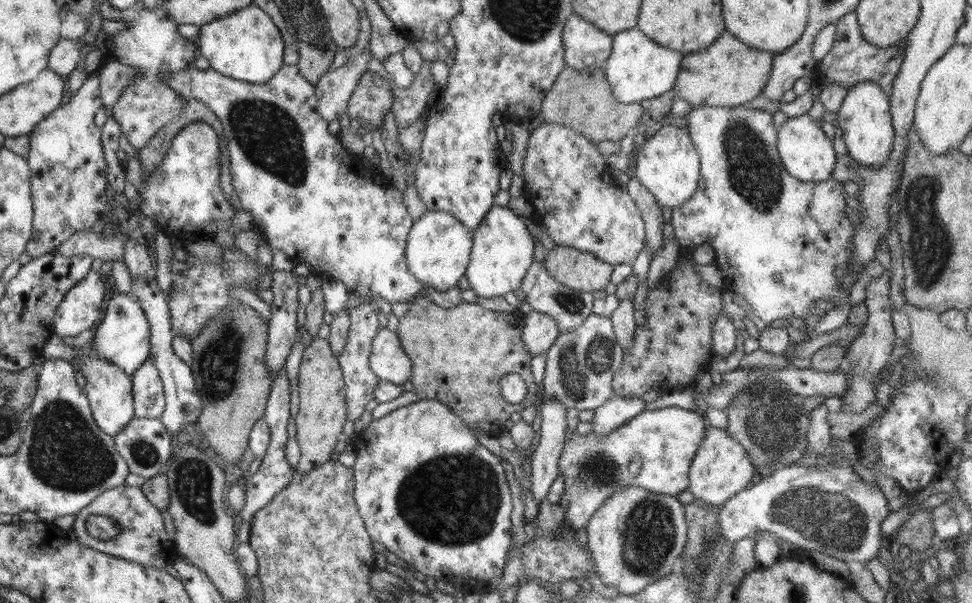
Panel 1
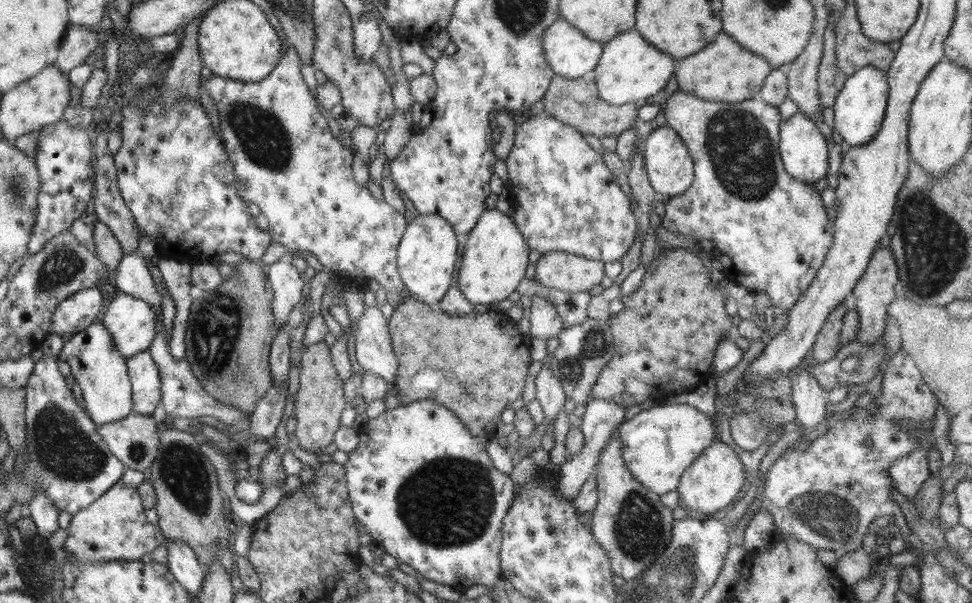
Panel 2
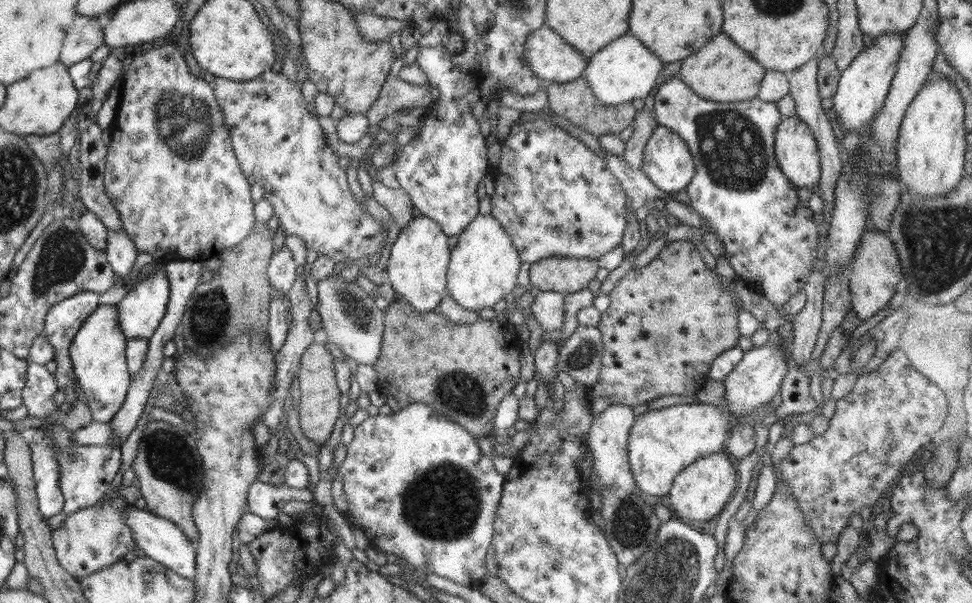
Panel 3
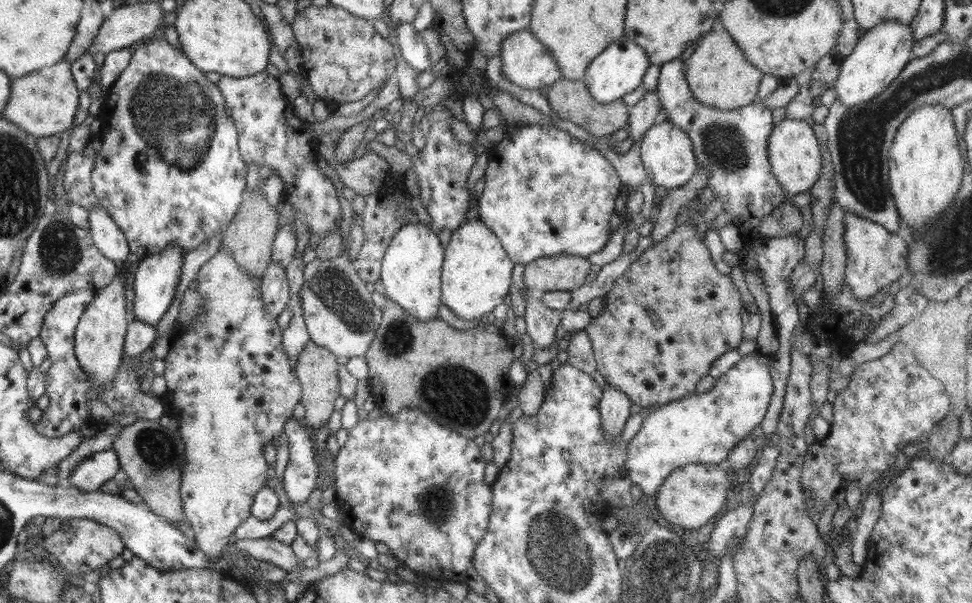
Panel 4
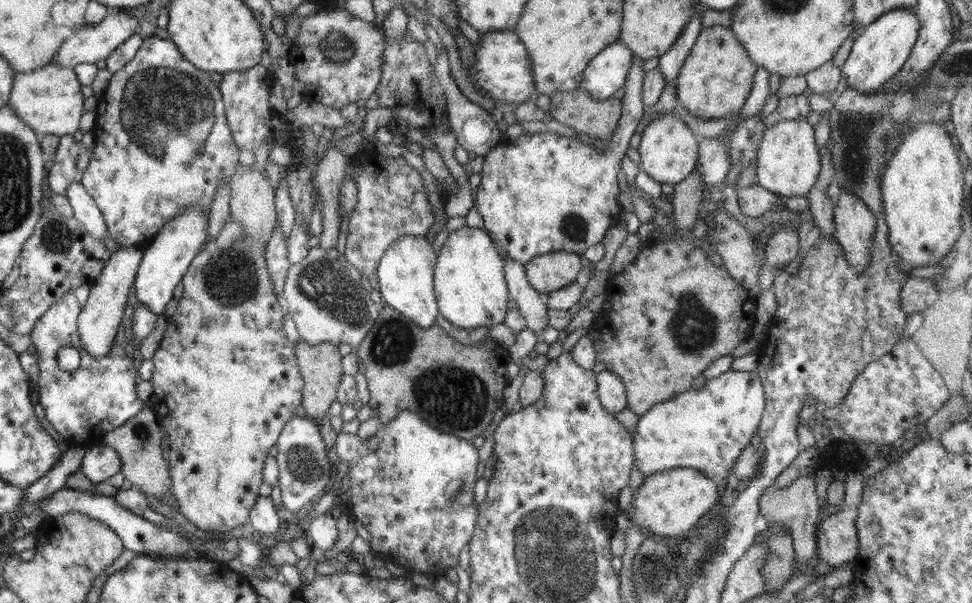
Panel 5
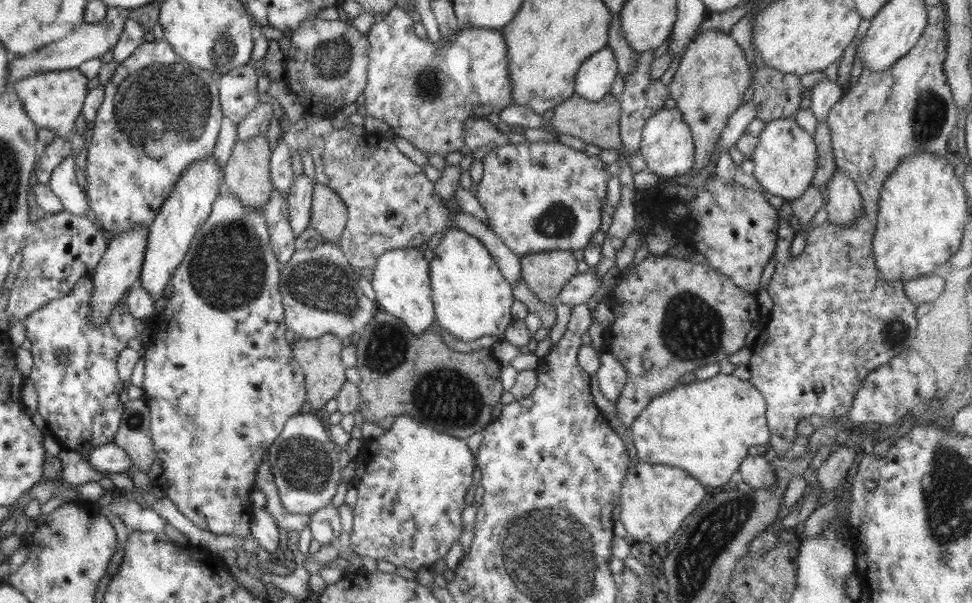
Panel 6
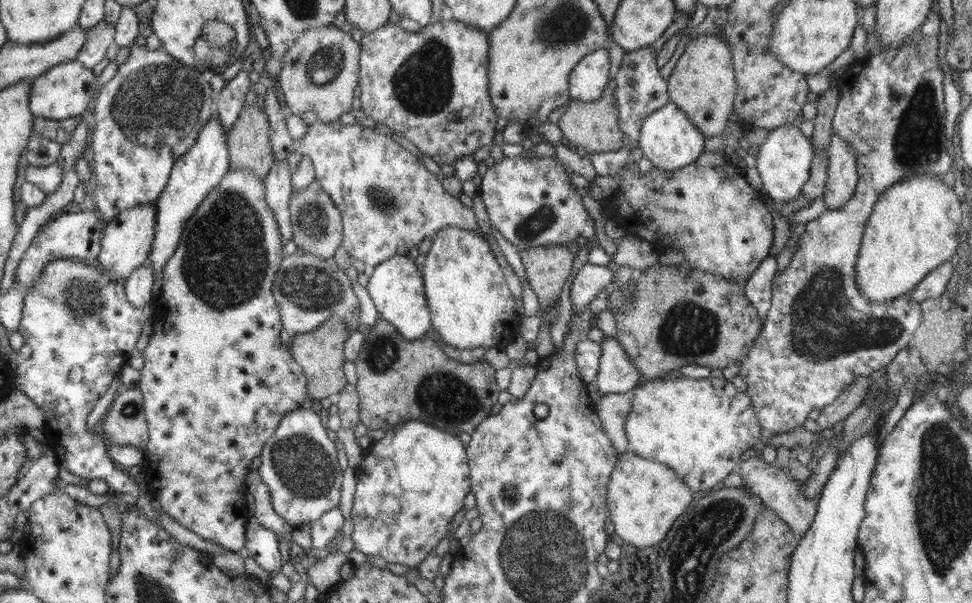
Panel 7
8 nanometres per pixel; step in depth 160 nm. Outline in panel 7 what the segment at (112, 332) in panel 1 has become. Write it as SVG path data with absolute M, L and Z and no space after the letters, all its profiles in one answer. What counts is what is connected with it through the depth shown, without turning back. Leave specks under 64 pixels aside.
M212 115L198 133L194 146L175 160L170 173L170 180L168 180L166 188L164 188L154 204L156 210L155 235L150 255L148 255L148 262L151 263L152 268L155 270L157 281L166 262L174 256L174 252L176 252L176 248L180 244L182 231L186 228L188 218L194 216L198 206L220 184L220 181L226 176L230 168L225 132L218 117Z

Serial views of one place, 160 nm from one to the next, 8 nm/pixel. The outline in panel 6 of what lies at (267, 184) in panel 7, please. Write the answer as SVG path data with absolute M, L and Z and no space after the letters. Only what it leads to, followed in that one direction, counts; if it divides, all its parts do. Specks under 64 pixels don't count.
M273 190L270 202L262 210L266 226L270 236L270 248L274 252L274 258L282 264L290 261L296 251L295 234L288 224L287 200L280 192Z

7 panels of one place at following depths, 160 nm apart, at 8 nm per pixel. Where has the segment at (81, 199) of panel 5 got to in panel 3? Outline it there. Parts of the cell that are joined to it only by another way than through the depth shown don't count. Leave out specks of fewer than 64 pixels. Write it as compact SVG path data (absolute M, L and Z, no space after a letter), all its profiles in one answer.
M108 230L108 246L106 246L106 259L111 264L112 270L118 278L126 283L130 278L130 272L136 258L138 250L132 240L124 231Z

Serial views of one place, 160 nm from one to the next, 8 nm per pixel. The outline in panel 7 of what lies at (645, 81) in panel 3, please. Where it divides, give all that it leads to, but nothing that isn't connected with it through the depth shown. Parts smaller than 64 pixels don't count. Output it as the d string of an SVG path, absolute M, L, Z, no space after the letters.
M608 47L582 57L569 74L569 93L573 100L592 102L606 90L610 70Z

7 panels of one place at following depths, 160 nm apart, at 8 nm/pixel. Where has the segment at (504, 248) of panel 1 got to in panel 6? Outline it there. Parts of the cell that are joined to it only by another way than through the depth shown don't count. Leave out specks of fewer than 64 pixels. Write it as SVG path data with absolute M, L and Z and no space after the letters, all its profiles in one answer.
M450 229L443 235L440 244L433 250L434 258L429 263L431 299L434 303L436 327L446 329L460 340L476 340L481 336L503 339L506 329L512 324L512 302L515 300L511 284L502 276L498 265L475 236L463 230Z

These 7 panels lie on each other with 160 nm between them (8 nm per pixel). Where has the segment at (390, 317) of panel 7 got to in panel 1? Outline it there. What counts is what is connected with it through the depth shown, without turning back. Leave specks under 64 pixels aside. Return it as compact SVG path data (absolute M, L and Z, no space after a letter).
M427 211L422 214L418 220L414 221L414 225L407 236L406 264L411 275L417 278L424 288L437 288L440 292L444 292L449 288L456 287L458 280L466 272L467 264L470 263L470 252L474 246L472 233L473 231L464 227L456 217L446 212Z

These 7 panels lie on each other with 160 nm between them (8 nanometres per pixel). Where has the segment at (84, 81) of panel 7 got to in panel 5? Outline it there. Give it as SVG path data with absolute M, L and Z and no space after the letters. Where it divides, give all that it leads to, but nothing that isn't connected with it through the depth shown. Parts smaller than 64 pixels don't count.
M51 62L32 72L15 73L8 104L13 108L14 114L30 126L38 136L73 135L79 131L80 118L85 112L82 86L73 69Z

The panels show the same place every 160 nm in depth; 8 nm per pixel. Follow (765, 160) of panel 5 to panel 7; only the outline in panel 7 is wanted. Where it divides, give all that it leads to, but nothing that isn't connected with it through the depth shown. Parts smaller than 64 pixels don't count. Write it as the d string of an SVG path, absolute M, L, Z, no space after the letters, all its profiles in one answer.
M796 123L770 130L768 137L760 145L755 165L764 184L765 197L775 200L779 205L797 199L802 193L804 184L810 179L814 153L812 139L803 135Z

